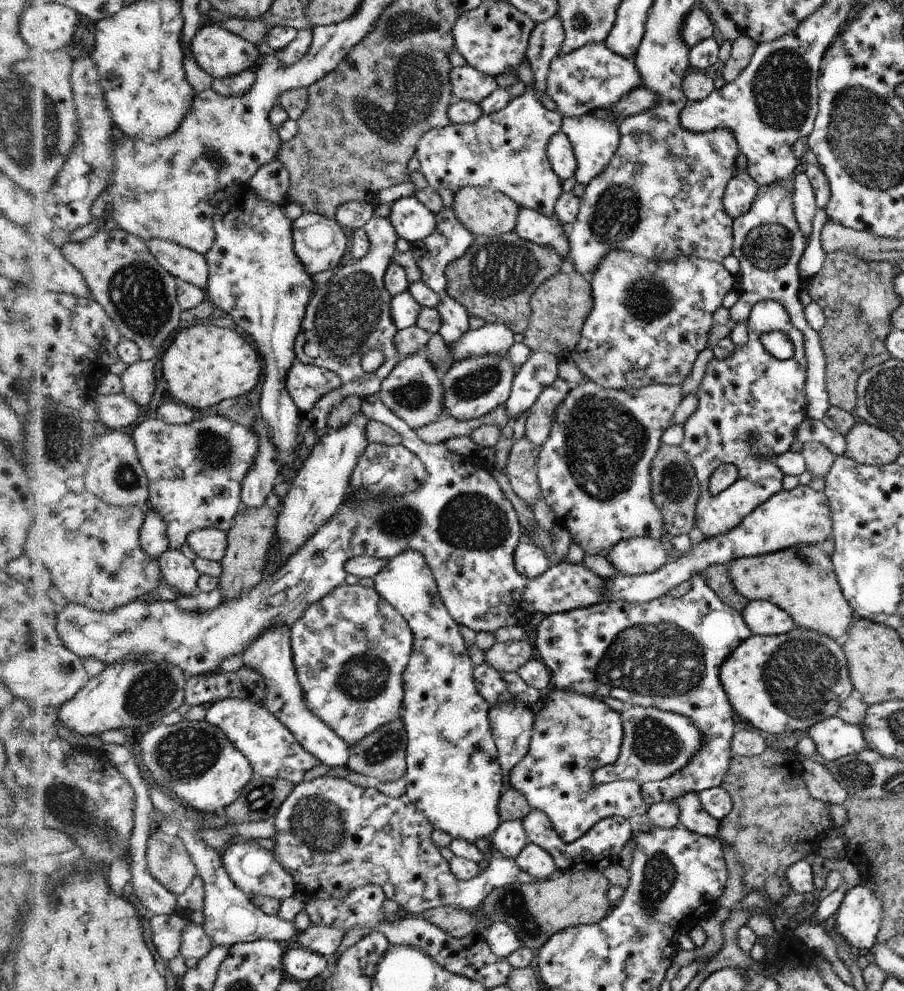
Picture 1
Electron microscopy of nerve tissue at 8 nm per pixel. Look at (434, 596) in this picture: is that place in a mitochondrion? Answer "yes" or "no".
no

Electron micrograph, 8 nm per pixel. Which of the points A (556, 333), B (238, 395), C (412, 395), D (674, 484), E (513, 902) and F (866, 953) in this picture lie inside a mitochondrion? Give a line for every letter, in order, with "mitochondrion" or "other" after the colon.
A: other
B: other
C: mitochondrion
D: mitochondrion
E: mitochondrion
F: other

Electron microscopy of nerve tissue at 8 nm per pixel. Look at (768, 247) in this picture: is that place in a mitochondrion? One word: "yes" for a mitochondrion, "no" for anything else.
yes

